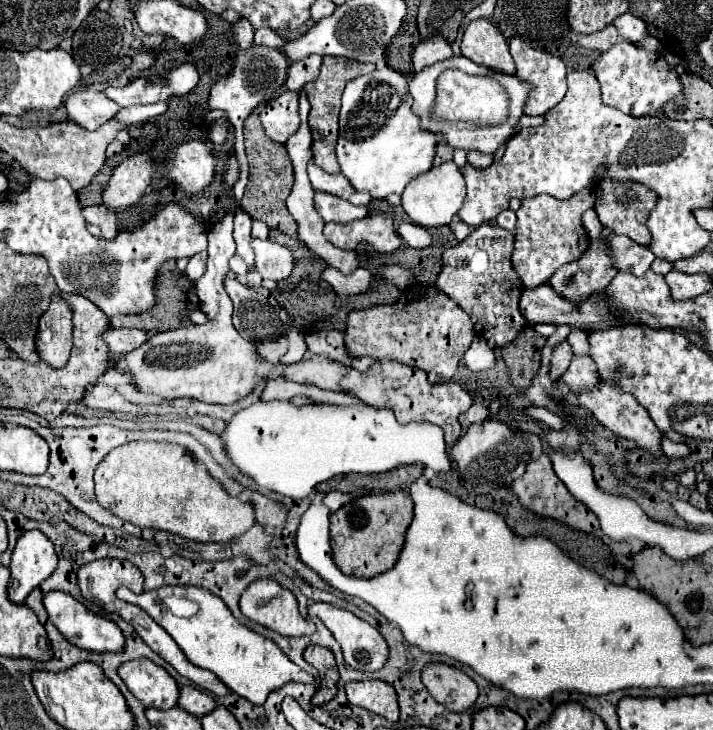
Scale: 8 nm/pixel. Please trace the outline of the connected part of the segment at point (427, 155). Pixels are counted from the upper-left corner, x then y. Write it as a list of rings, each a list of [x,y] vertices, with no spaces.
[[[388,66],[358,76],[344,88],[336,154],[342,174],[358,192],[366,190],[374,198],[402,194],[412,178],[432,168],[438,136],[420,128],[420,116],[410,106],[406,76]]]

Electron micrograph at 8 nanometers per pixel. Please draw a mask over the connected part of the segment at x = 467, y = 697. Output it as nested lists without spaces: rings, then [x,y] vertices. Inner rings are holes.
[[[430,662],[422,668],[422,684],[436,702],[454,712],[468,710],[478,698],[476,682],[462,670],[442,662]]]

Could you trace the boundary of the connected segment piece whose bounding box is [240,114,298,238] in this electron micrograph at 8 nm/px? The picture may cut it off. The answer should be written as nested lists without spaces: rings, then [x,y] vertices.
[[[252,114],[246,122],[244,122],[244,146],[246,146],[246,154],[248,154],[248,162],[250,162],[250,182],[246,184],[246,192],[242,198],[242,208],[252,216],[262,220],[268,228],[280,230],[292,238],[296,238],[296,220],[290,216],[288,208],[286,208],[286,198],[292,190],[294,184],[294,172],[292,172],[292,162],[290,156],[286,152],[286,148],[282,144],[276,144],[274,140],[270,140],[260,124],[258,114]]]

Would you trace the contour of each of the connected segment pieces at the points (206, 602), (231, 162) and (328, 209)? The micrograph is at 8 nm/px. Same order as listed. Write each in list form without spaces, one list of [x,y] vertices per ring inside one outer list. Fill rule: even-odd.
[[[126,586],[118,588],[118,598],[130,604],[140,606],[146,610],[156,624],[160,624],[180,646],[180,650],[186,654],[186,658],[204,670],[214,672],[232,692],[240,694],[252,704],[264,704],[268,694],[288,682],[314,682],[314,678],[298,668],[272,640],[256,634],[254,630],[240,624],[228,606],[214,596],[212,592],[196,586],[164,586],[160,590],[150,590],[142,594],[134,594]],[[168,594],[186,596],[188,600],[194,600],[198,604],[198,612],[190,618],[176,618],[160,600]]]
[[[228,156],[226,174],[224,174],[224,180],[226,180],[226,184],[234,186],[234,184],[236,184],[236,180],[238,180],[238,174],[240,174],[240,170],[238,170],[238,160],[236,160],[236,156]]]
[[[314,192],[314,208],[324,218],[324,222],[340,222],[340,224],[360,220],[368,214],[366,206],[354,206],[328,192]]]

